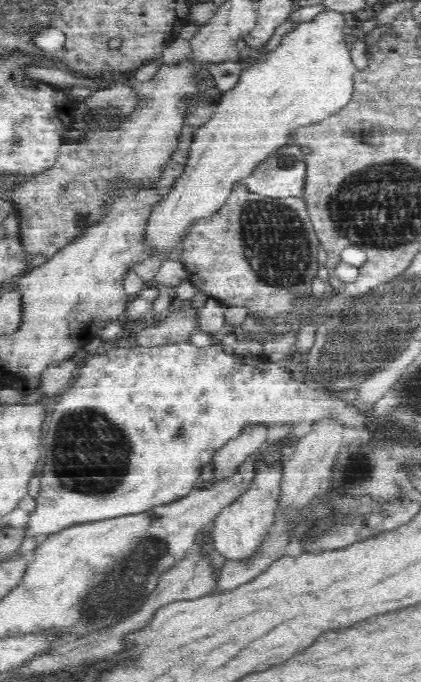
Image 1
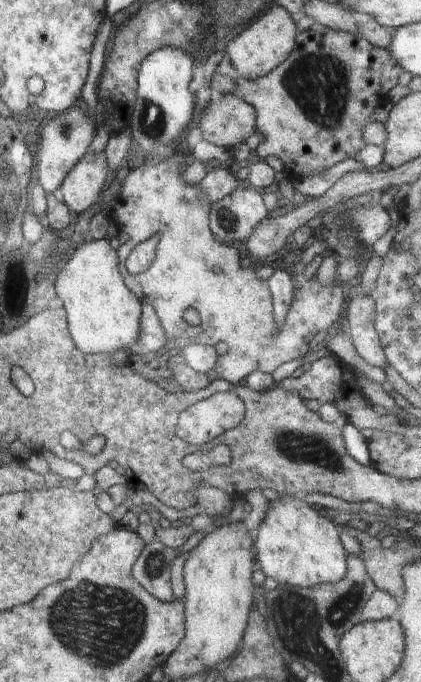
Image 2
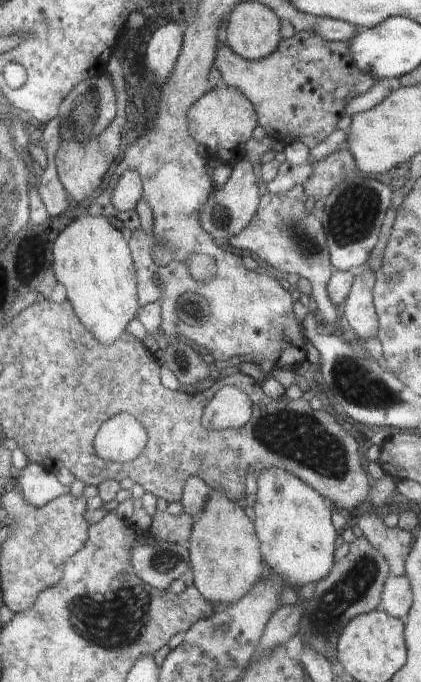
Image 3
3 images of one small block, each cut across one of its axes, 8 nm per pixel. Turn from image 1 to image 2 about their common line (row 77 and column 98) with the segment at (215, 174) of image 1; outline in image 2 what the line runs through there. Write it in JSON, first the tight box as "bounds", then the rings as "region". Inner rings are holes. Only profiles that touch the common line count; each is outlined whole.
{"bounds":[54,238,143,354],"region":[[[91,238],[80,244],[75,250],[72,258],[66,262],[54,280],[56,294],[64,302],[63,307],[67,312],[67,324],[71,330],[71,336],[76,340],[76,344],[80,344],[80,348],[84,348],[84,352],[114,354],[120,348],[126,350],[128,346],[136,344],[136,340],[138,340],[143,303],[139,297],[135,296],[135,292],[127,287],[121,270],[118,270],[118,252],[114,252],[110,248],[106,239]]]}

